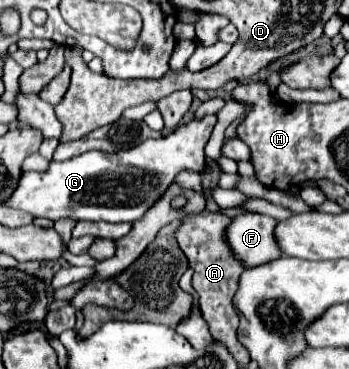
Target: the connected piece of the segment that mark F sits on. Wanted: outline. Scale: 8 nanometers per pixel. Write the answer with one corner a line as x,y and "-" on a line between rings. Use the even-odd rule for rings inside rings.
258,213
234,215
224,231
224,239
232,249
232,255
246,269
250,269
282,257
272,237
274,227
276,219
268,215
258,215

